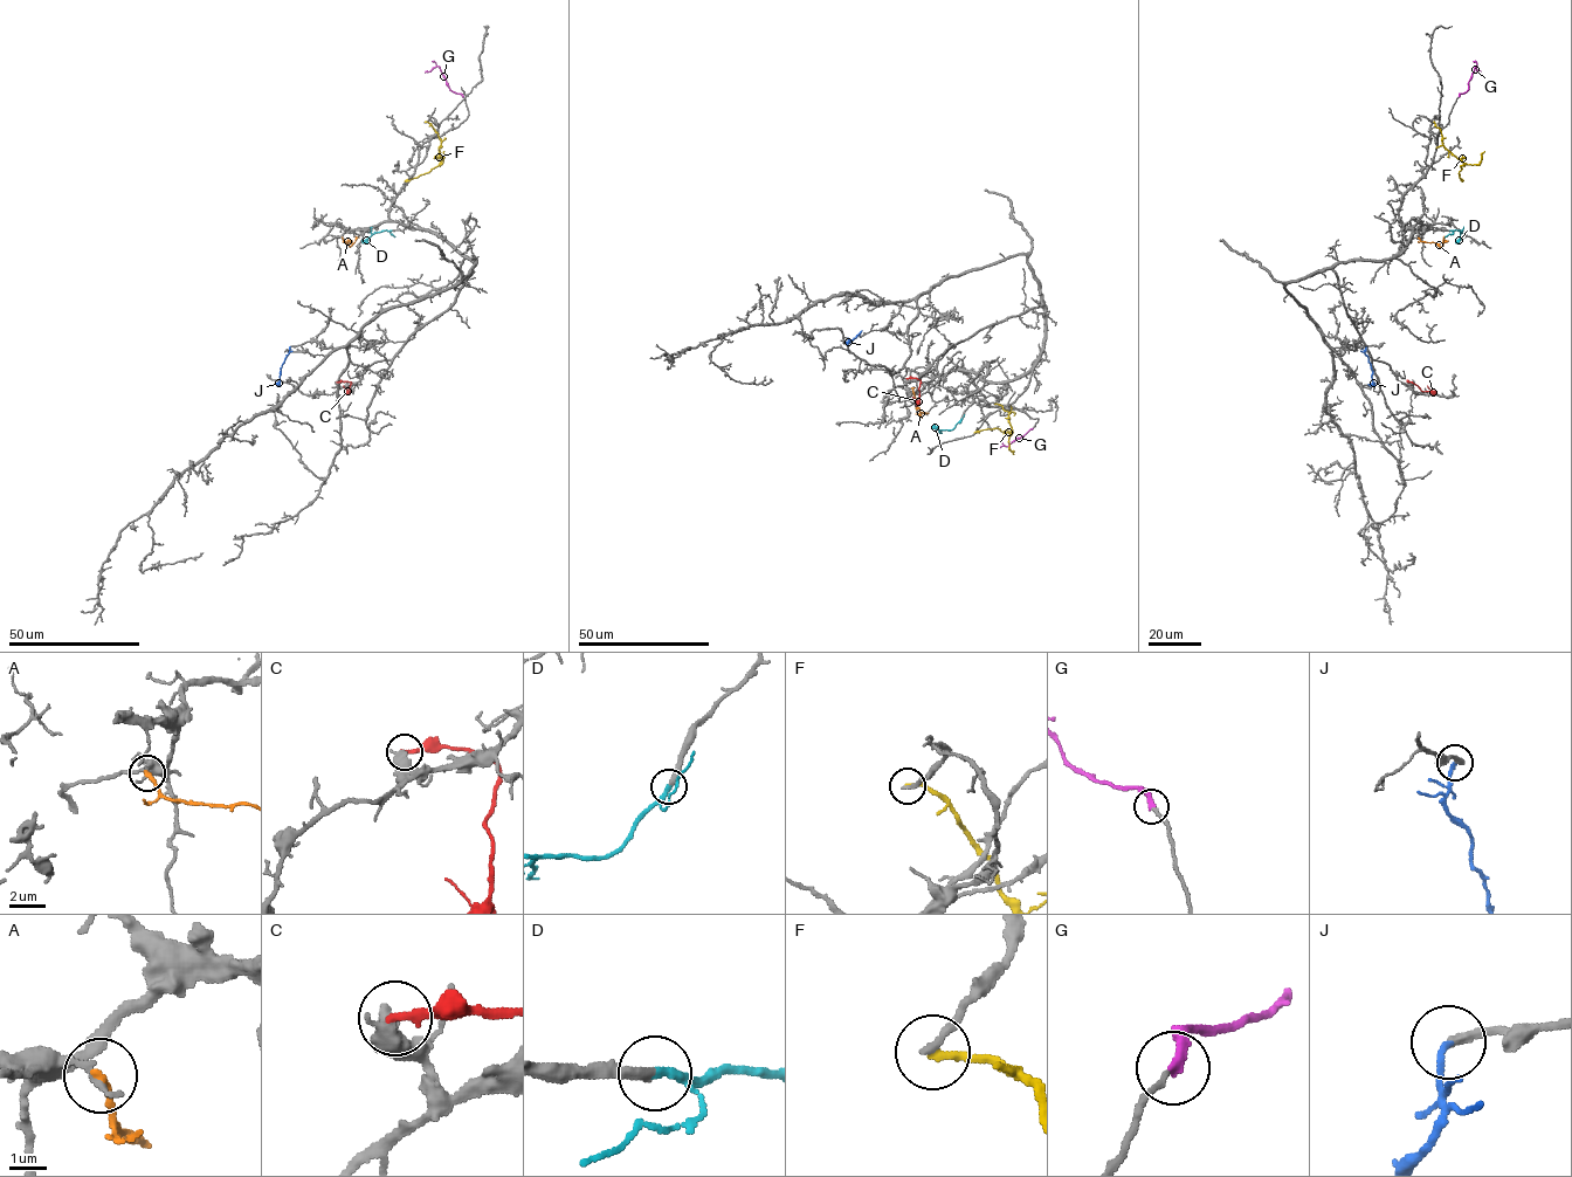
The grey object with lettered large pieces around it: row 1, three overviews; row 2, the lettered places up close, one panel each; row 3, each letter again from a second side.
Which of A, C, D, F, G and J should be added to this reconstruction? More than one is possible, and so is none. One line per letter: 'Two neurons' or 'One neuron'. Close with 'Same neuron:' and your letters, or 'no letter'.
A: Two neurons
C: Two neurons
D: One neuron
F: Two neurons
G: One neuron
J: One neuron
Same neuron: D, G, J

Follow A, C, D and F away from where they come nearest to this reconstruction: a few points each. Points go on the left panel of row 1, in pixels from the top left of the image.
A: (342, 238), (350, 247), (359, 236)
C: (337, 381), (351, 383), (349, 392), (343, 385)
D: (391, 231), (374, 232), (362, 242)
F: (425, 122), (438, 133), (442, 163), (405, 181)

